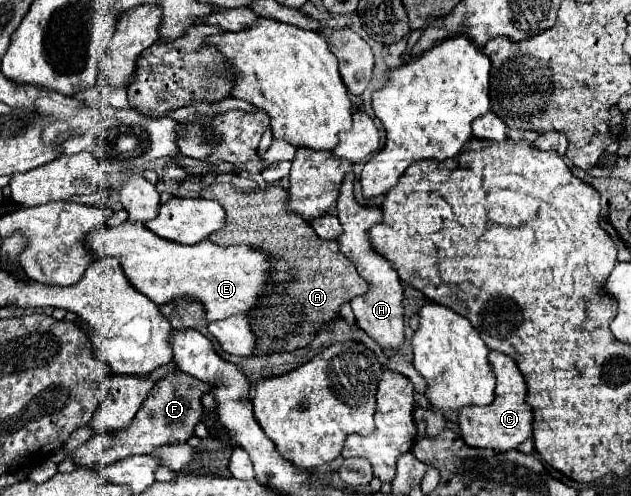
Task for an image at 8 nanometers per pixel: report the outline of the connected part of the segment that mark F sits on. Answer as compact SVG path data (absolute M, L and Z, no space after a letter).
M174 371L164 379L156 381L150 389L150 395L144 399L138 415L132 419L126 431L118 431L118 435L98 435L94 433L84 445L80 445L72 453L72 461L76 467L102 467L116 463L118 459L126 459L140 453L152 453L162 445L186 443L194 435L194 427L202 417L202 403L200 397L210 391L208 383L194 379L182 371Z

